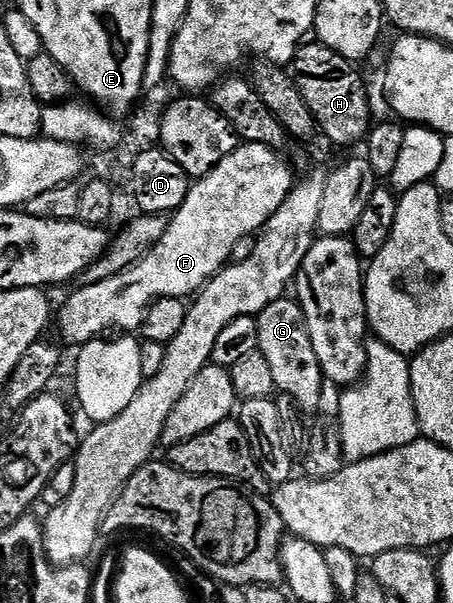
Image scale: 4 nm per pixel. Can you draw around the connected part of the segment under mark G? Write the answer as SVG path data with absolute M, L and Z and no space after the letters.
M282 298L271 302L258 314L259 350L271 366L271 375L275 377L275 389L282 396L295 398L302 413L309 414L321 404L321 387L327 381L315 358L315 346L311 346L311 334L307 330L307 318L301 305L293 298Z

